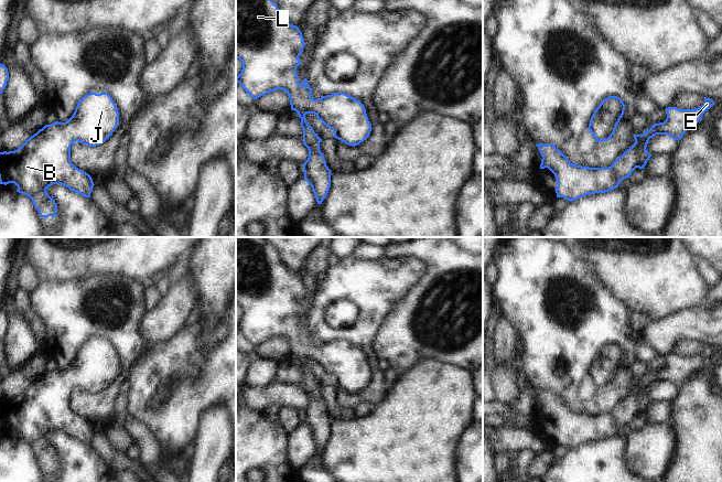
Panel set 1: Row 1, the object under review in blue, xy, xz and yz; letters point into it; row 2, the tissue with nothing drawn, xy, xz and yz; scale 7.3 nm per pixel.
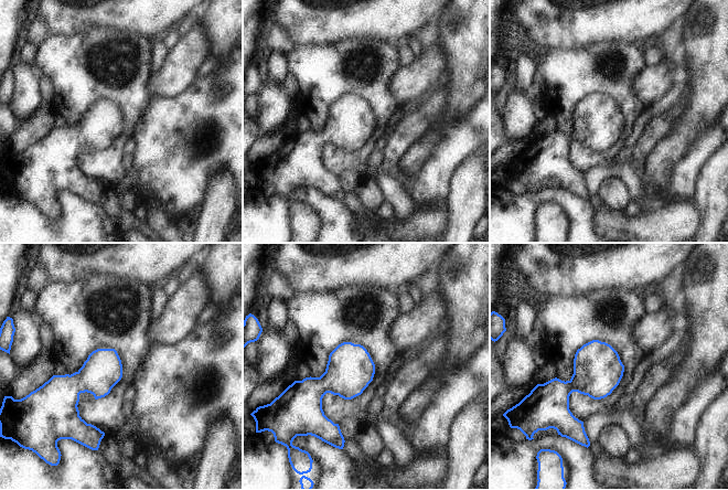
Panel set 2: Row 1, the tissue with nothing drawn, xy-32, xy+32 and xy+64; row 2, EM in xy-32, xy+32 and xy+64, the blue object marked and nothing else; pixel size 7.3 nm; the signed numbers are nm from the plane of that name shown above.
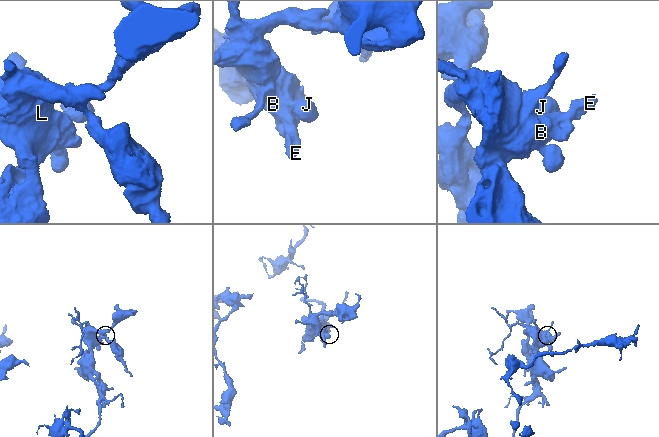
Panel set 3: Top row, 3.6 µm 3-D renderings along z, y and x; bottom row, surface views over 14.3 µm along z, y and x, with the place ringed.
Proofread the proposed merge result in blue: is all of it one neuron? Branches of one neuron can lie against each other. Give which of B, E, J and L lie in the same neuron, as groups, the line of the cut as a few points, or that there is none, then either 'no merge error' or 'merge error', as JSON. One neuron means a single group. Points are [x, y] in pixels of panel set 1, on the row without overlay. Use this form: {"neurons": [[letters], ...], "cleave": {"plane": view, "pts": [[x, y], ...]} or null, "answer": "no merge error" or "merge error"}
{"neurons": [["B", "E", "J", "L"]], "cleave": null, "answer": "no merge error"}

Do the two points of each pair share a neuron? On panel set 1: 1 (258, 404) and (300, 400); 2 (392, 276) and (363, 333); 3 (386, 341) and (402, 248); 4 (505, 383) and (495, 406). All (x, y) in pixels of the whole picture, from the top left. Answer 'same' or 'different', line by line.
1: same
2: same
3: same
4: different

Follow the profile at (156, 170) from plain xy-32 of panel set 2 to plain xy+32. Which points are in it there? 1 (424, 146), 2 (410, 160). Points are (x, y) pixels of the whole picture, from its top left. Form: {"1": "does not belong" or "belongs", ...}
{"1": "does not belong", "2": "does not belong"}

